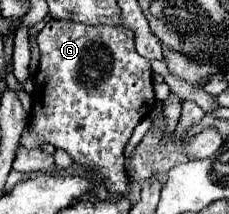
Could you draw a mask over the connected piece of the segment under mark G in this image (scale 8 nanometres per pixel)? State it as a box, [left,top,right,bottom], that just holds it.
[20,19,156,195]

